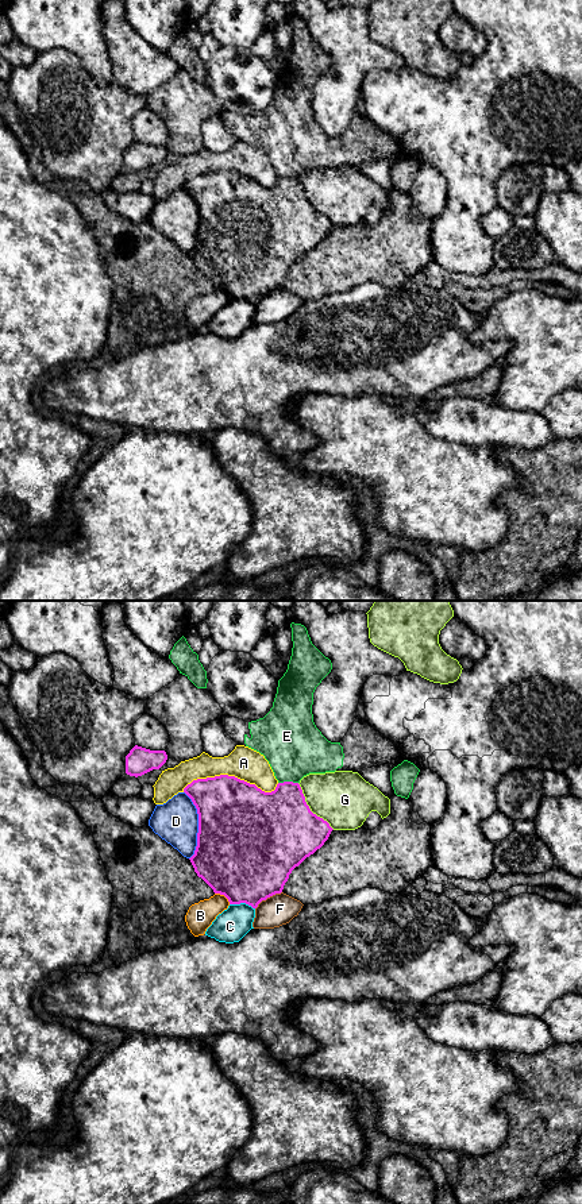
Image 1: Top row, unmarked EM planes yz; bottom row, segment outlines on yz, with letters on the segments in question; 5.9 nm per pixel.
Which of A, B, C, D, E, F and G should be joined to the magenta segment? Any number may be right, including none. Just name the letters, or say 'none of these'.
none of these

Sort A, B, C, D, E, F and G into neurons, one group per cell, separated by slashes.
A / B / C / D / E / F / G

